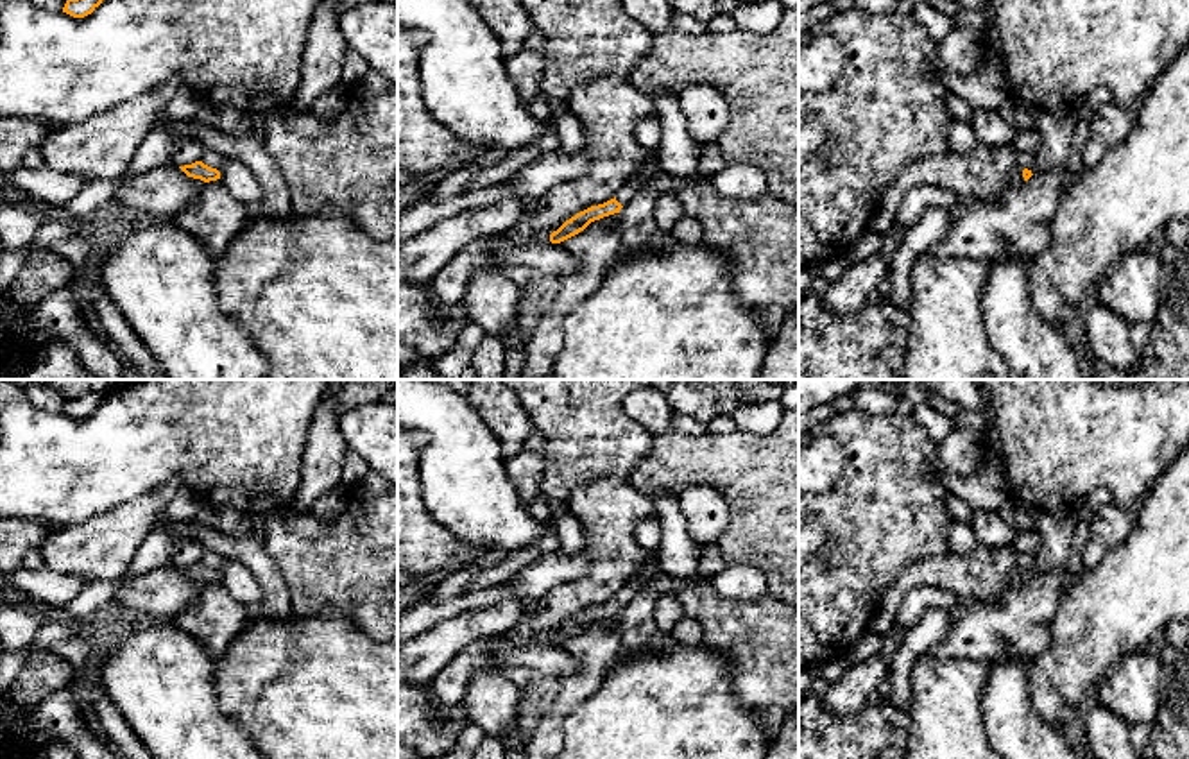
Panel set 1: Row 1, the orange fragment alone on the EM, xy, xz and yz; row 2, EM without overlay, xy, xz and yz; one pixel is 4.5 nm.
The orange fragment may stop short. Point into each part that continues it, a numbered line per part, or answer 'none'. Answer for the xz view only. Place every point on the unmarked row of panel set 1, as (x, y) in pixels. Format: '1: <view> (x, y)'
1: xz (634, 586)

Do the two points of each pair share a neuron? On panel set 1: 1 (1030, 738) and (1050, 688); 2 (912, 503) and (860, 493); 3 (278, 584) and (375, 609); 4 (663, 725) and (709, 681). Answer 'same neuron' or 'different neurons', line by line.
1: different neurons
2: same neuron
3: different neurons
4: same neuron

